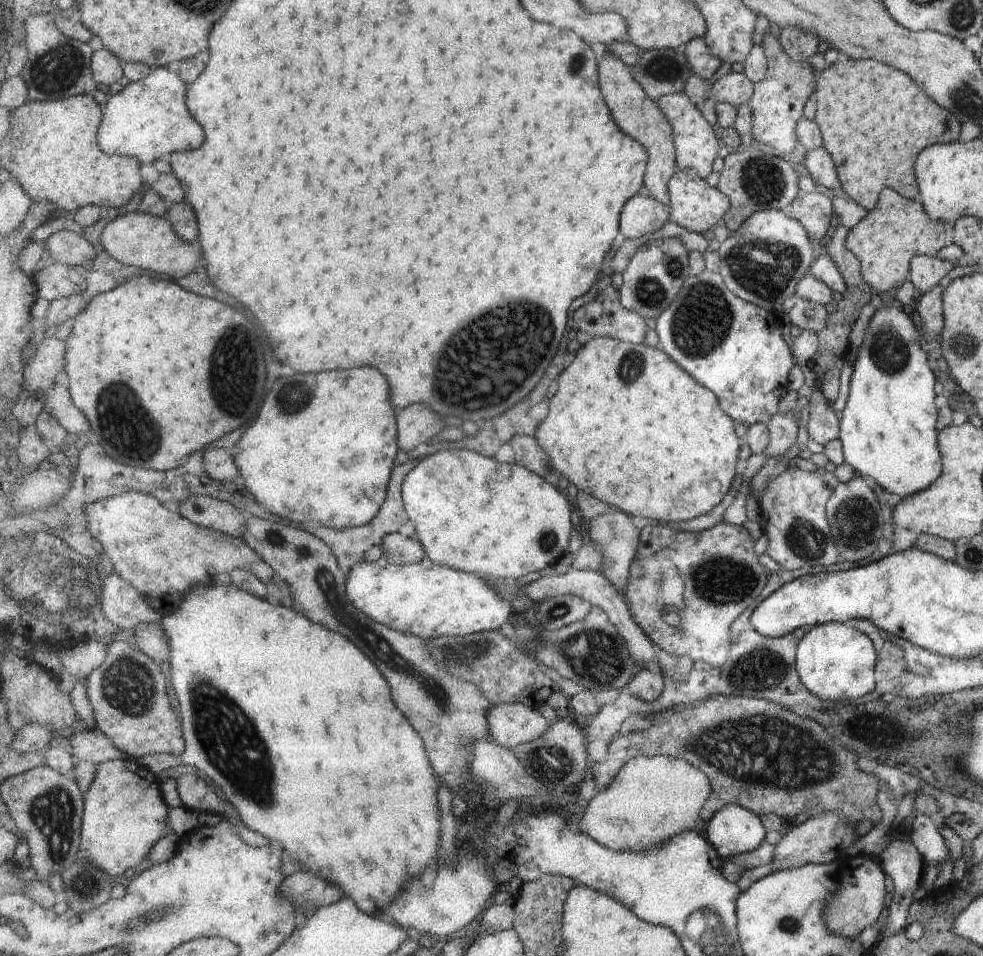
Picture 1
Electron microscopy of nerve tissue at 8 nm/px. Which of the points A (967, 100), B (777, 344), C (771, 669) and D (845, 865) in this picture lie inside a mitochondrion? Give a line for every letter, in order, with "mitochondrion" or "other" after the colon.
A: mitochondrion
B: other
C: mitochondrion
D: other

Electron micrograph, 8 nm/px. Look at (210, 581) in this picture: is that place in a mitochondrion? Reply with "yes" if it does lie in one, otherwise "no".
no

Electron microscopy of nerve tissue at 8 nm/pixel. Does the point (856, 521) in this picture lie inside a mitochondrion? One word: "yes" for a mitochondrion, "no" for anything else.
yes

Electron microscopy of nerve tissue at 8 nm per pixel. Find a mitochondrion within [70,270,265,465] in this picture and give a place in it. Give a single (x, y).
(231, 398)

